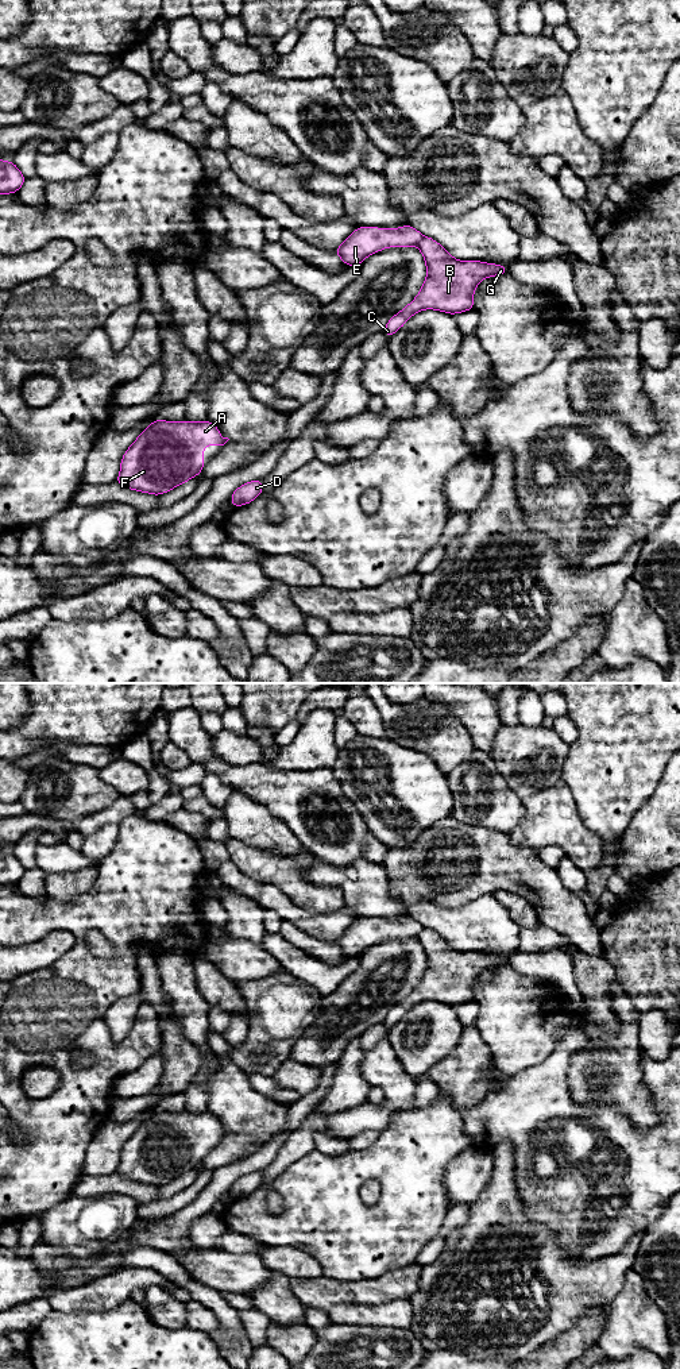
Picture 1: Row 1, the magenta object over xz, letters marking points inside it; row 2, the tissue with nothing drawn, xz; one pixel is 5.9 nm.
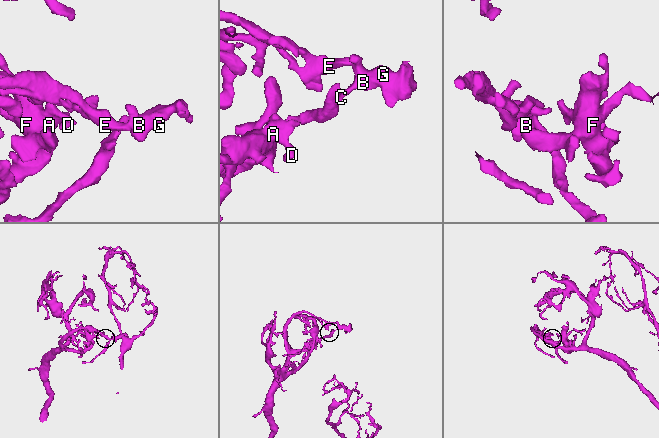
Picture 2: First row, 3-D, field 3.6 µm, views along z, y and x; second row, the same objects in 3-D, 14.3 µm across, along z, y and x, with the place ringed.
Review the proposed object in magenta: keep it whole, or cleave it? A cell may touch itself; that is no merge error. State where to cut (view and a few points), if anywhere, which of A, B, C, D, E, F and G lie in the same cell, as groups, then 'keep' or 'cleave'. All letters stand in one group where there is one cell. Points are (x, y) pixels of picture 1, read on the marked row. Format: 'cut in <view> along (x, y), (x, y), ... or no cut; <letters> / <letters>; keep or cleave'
cut in xz along (424, 236), (416, 246); A D E F / B C G; cleave

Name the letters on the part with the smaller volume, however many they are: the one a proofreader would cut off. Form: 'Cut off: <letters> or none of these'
Cut off: B, C, G

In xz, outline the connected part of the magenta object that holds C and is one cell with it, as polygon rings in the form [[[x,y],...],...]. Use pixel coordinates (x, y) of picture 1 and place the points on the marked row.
[[[424,236],[417,247],[426,265],[426,278],[414,300],[387,321],[383,329],[387,338],[420,311],[433,309],[448,315],[472,311],[479,282],[507,273],[502,265],[455,259],[429,236]]]

